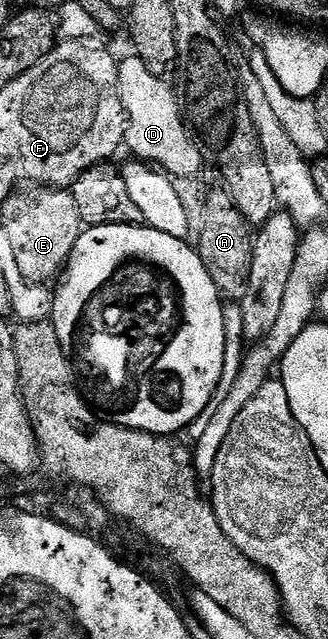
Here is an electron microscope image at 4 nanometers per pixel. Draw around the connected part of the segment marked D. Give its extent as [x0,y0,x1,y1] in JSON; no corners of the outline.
[118,57,206,179]

